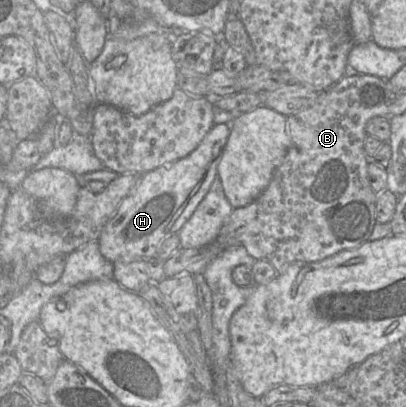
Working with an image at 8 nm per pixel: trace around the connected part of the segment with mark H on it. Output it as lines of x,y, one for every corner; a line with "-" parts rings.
230,124
214,125
189,155
141,175
97,240
100,253
106,260
114,263
117,260
155,257
160,243
178,233
208,193
217,176
217,167
230,131

